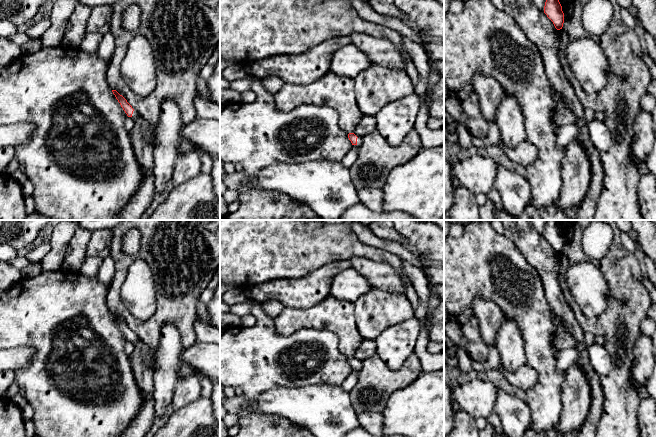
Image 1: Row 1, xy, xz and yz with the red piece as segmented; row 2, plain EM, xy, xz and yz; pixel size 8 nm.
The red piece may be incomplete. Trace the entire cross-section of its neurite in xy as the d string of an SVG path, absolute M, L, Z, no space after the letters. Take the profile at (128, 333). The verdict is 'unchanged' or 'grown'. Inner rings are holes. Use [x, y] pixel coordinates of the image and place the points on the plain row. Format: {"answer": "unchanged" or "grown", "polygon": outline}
{"answer": "grown", "polygon": "M112 314L116 323L120 327L121 331L125 335L128 341L132 341L135 346L135 350L139 352L144 361L148 364L148 366L155 371L158 368L158 364L156 363L156 352L149 352L144 345L139 342L139 338L132 332L132 330L127 326L127 324L120 319L116 314Z"}

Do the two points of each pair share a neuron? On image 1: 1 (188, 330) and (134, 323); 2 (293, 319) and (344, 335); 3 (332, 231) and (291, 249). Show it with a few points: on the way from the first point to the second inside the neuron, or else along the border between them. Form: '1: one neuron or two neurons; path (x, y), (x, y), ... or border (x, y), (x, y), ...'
1: one neuron; path (175, 319), (159, 319), (154, 324), (147, 324)
2: one neuron; path (306, 319), (328, 319), (331, 322)
3: one neuron; path (322, 241), (301, 246)

